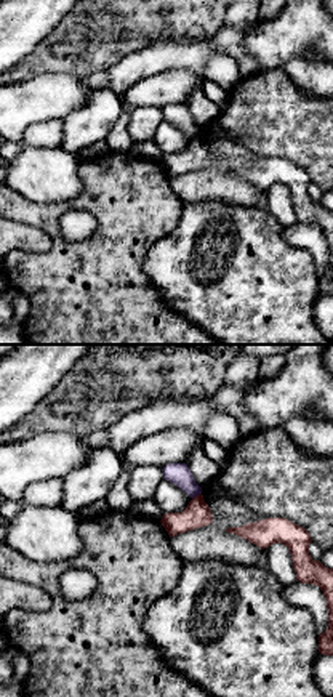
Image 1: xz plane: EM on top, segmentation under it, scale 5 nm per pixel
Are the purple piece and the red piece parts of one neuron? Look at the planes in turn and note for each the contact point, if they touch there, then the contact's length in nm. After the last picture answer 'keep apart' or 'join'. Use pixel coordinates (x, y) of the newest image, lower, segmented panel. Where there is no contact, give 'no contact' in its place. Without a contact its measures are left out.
(196, 495) | 60 nm

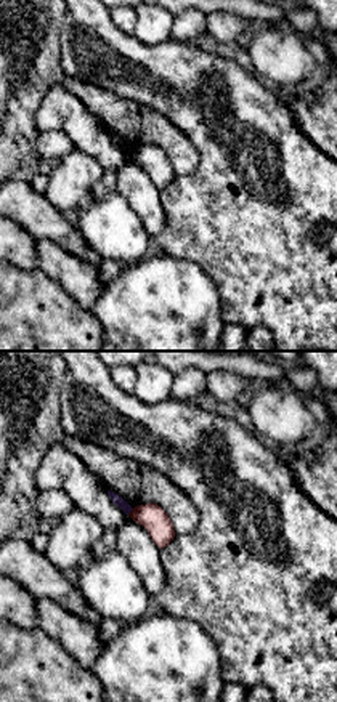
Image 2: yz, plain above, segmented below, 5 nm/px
(129, 512) | 40 nm

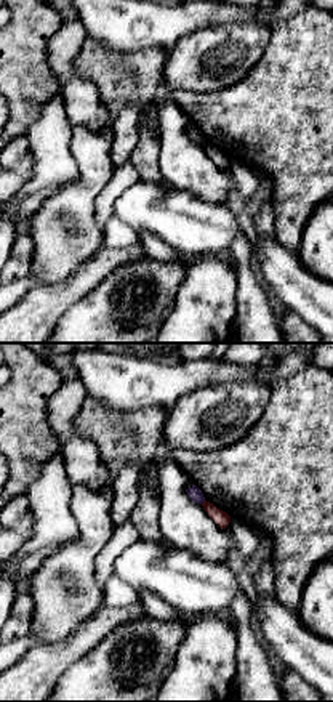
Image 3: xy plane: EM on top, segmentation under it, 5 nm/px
(202, 502) | 40 nm

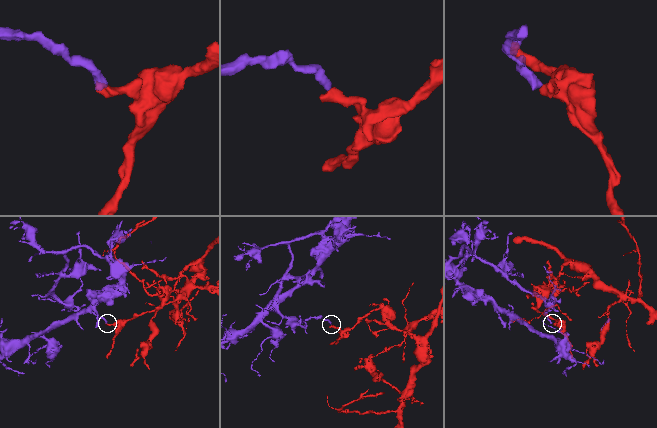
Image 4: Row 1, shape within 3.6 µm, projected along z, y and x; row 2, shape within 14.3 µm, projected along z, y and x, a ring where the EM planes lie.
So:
keep apart

